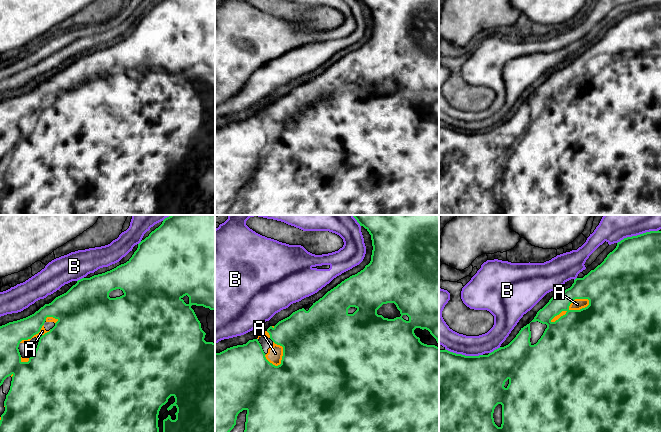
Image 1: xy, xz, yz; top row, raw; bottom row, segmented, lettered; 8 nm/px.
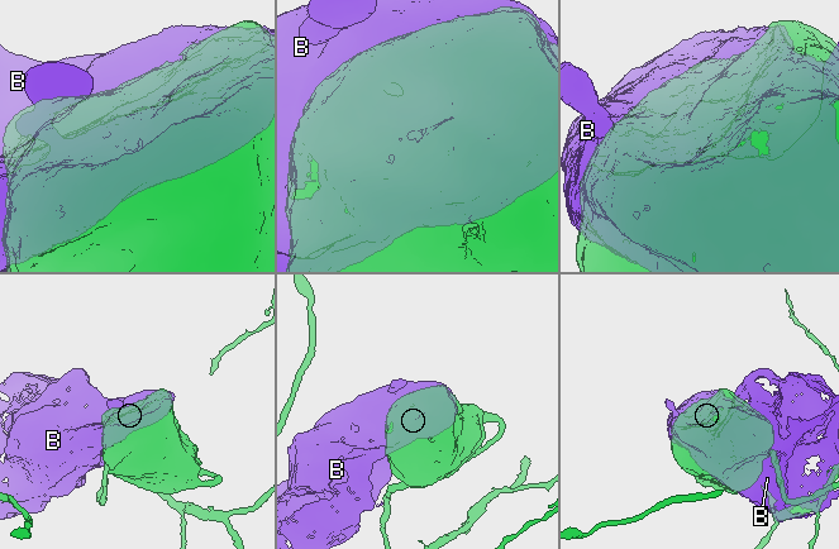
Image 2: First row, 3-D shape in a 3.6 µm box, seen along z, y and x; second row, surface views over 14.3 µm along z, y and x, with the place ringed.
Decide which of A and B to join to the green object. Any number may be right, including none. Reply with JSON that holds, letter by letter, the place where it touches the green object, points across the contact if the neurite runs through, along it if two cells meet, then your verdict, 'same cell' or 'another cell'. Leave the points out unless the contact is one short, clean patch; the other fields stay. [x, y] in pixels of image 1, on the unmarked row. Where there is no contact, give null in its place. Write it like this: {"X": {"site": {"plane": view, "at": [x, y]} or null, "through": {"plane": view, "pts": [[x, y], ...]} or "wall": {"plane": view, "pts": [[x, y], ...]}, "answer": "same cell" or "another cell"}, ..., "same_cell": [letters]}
{"A": {"site": {"plane": "yz", "at": [580, 85]}, "answer": "same cell"}, "B": {"site": {"plane": "yz", "at": [637, 11]}, "answer": "another cell"}, "same_cell": ["A"]}

